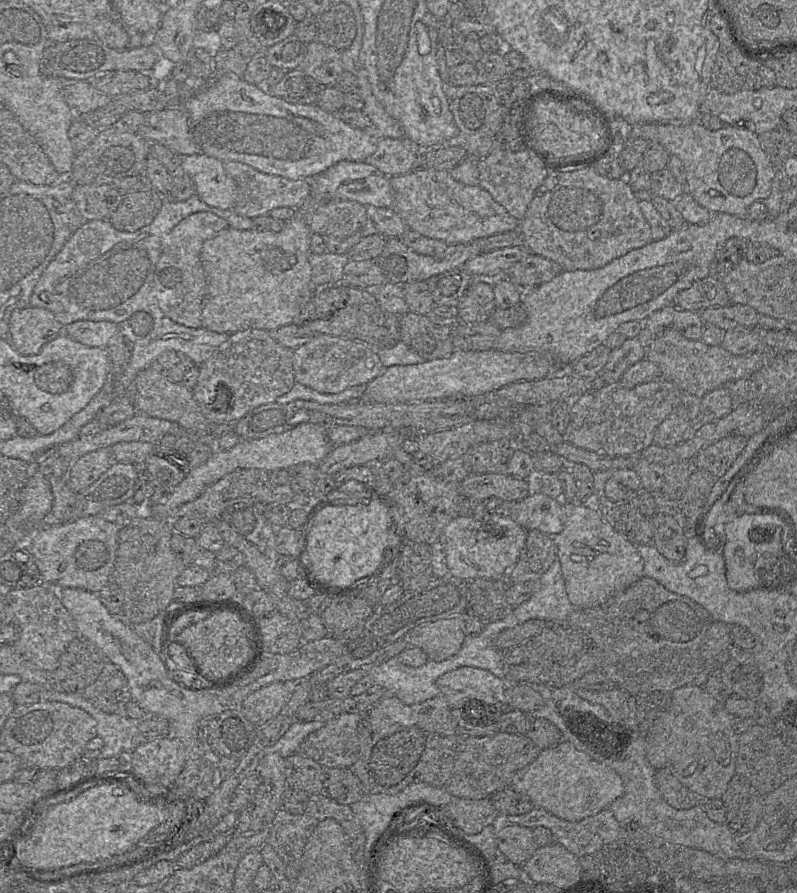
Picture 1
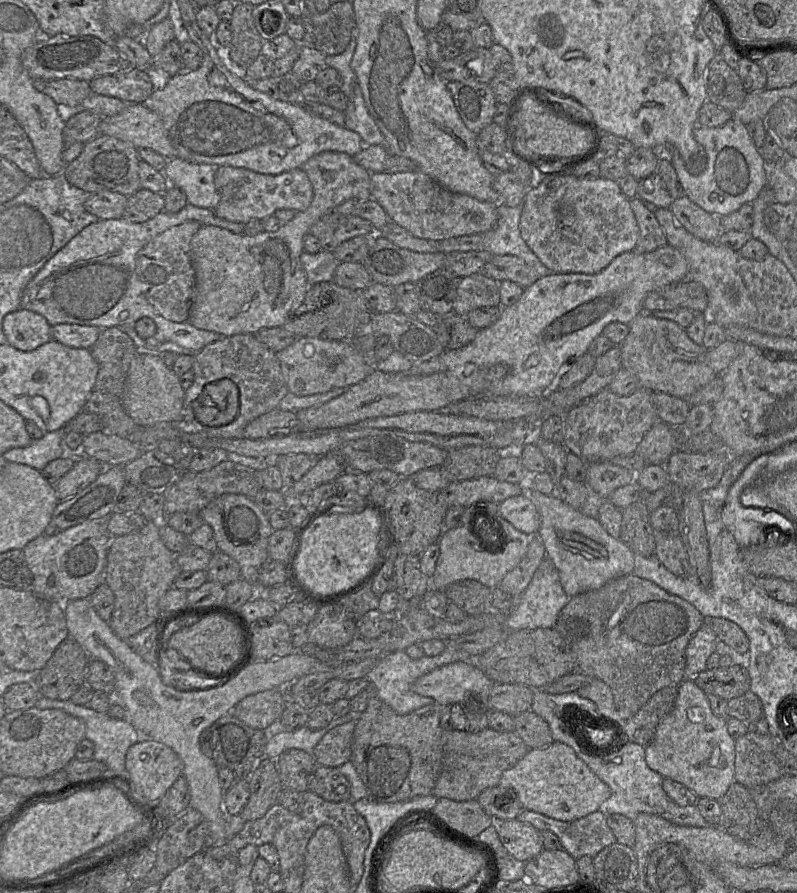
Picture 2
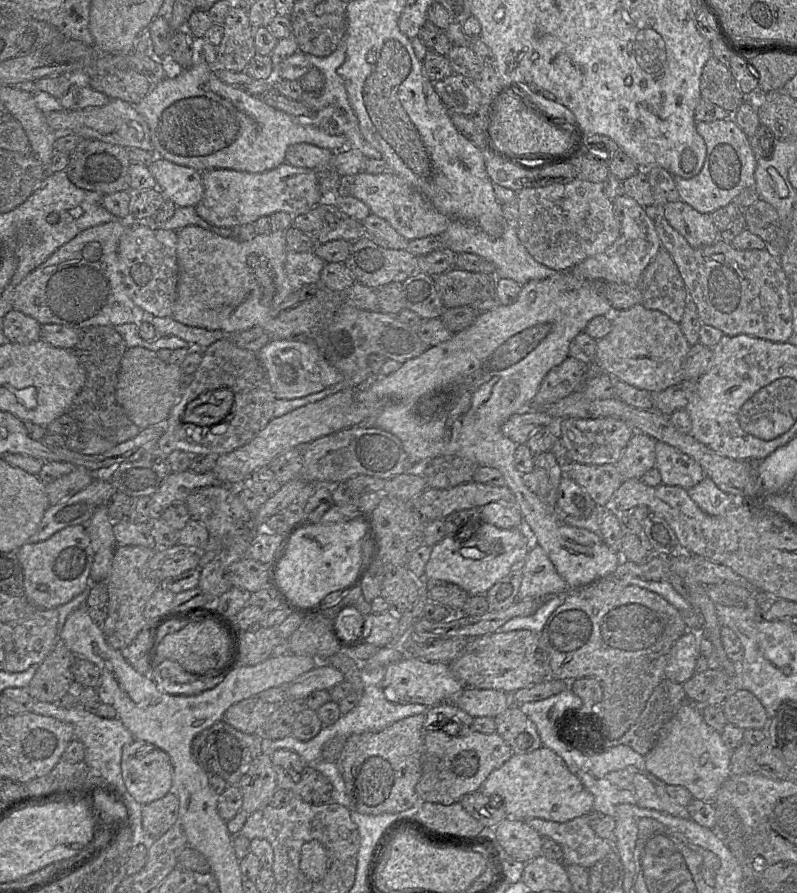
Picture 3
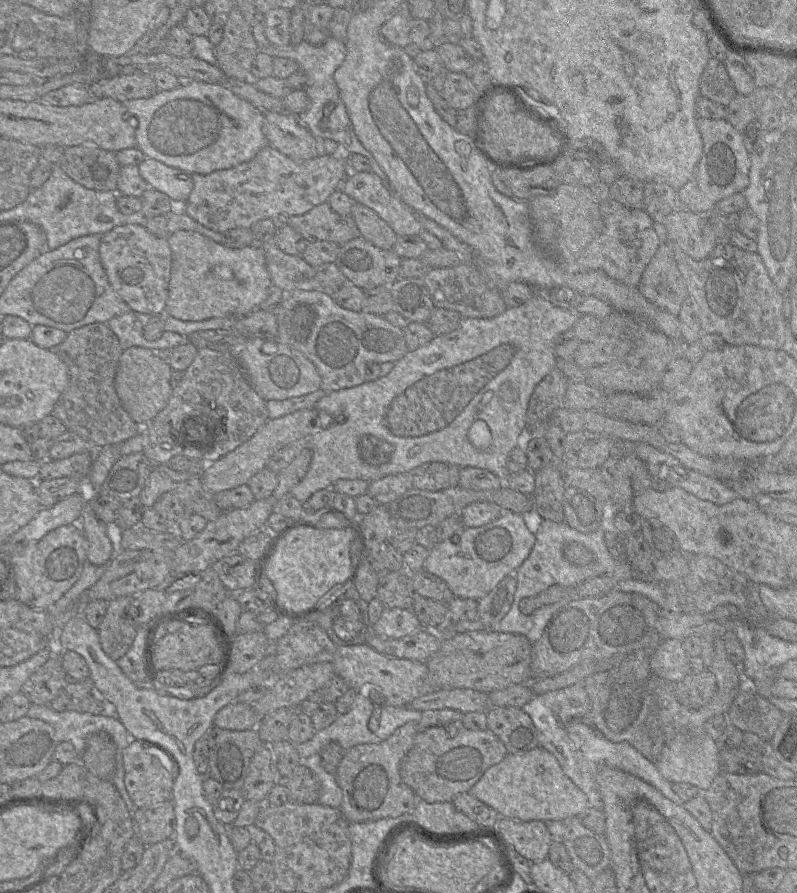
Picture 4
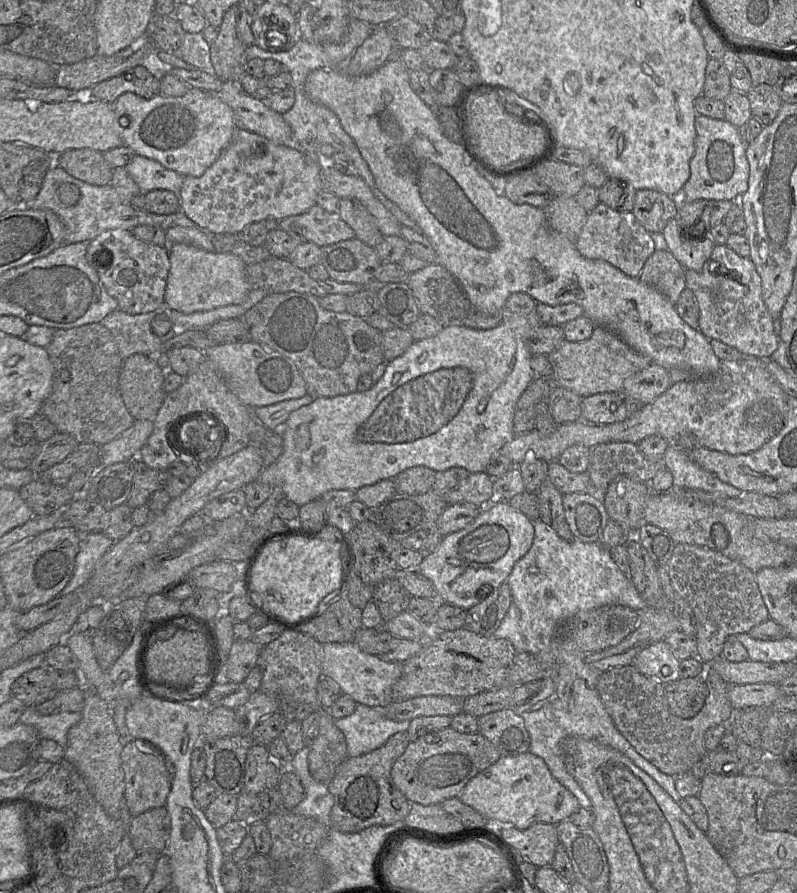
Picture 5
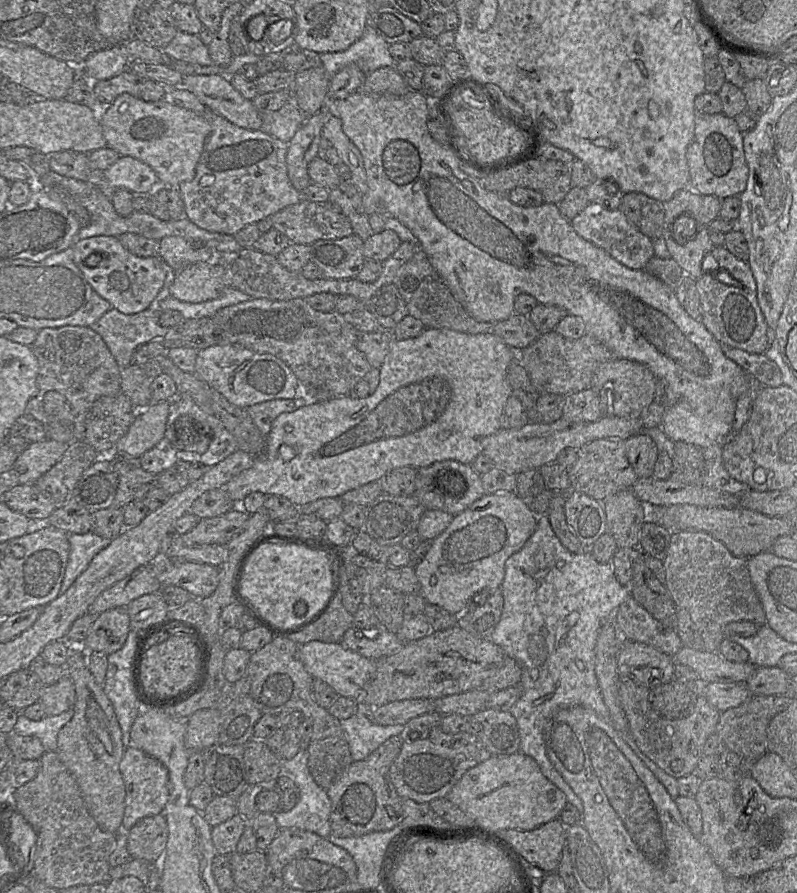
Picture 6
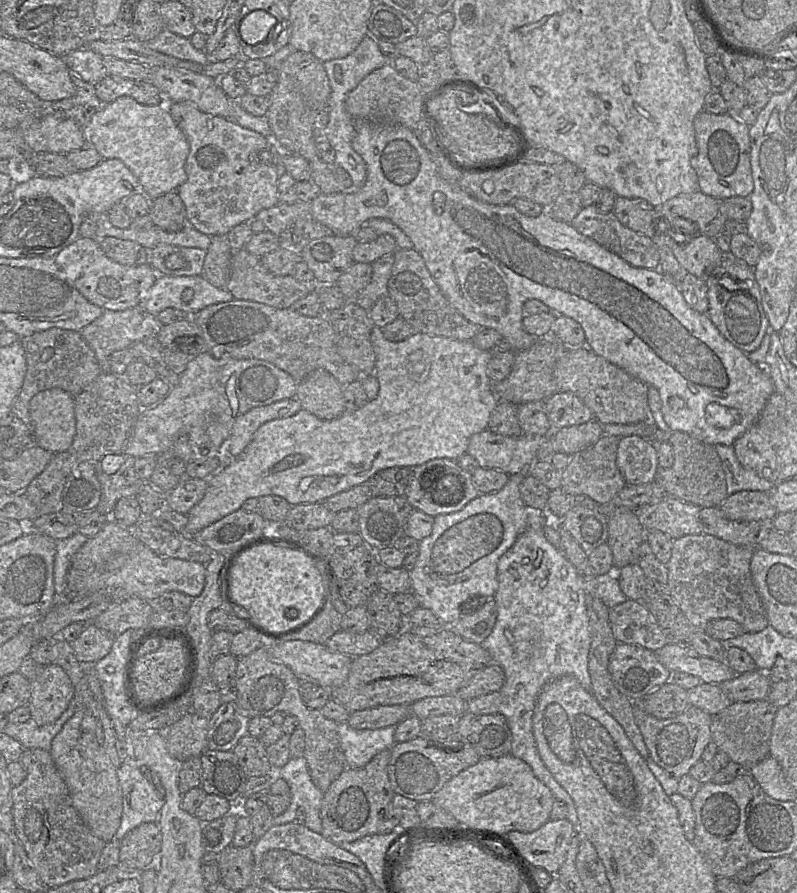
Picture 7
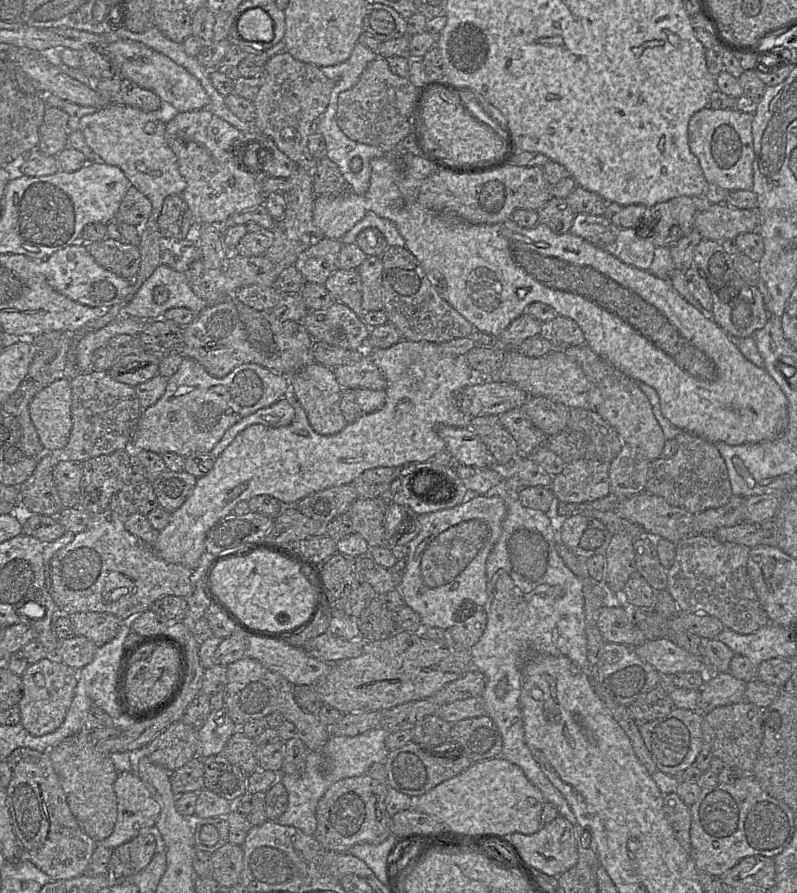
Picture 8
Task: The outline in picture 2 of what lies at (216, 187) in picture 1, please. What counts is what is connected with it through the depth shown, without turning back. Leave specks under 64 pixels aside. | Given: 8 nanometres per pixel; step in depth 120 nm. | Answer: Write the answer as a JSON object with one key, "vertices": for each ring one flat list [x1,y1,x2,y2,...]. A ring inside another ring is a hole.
{"vertices":[[171,158,162,173,170,185,181,189,187,198,187,203,214,210,220,195,214,185,216,167,210,164,196,164,181,158]]}

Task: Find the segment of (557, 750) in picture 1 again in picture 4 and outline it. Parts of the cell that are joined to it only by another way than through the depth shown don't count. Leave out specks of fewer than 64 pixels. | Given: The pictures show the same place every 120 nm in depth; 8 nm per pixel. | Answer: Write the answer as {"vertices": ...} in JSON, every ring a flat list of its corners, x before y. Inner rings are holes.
{"vertices":[[542,747,523,754,507,754,501,762,490,767,467,793,494,809,500,818,520,822,578,817,588,807,586,795,564,774,557,759]]}

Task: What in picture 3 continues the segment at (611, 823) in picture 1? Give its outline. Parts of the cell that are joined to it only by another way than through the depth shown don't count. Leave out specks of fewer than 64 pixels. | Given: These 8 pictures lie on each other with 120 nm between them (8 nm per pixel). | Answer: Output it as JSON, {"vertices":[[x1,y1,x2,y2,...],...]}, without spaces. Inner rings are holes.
{"vertices":[[580,816,565,823,539,818,523,820,543,838,554,840,563,851,564,865,576,864,590,868,613,850,613,845,593,831,587,816]]}

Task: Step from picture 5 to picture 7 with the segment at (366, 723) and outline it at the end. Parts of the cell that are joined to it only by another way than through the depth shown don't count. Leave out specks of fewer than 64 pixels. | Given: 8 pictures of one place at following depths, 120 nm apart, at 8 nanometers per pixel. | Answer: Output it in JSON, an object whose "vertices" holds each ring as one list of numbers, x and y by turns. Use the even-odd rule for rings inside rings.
{"vertices":[[347,722,339,723,338,735,347,768,361,768,381,751,390,750,395,744,394,733,394,726,357,730]]}

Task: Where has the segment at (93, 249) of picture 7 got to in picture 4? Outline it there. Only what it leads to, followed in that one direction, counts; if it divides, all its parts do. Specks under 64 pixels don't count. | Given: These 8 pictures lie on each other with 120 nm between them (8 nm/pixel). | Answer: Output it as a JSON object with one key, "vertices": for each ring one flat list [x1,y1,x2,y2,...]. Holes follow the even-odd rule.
{"vertices":[[138,224,117,226,101,237,99,254,114,291,136,314,165,314,172,265,167,237,151,234]]}

